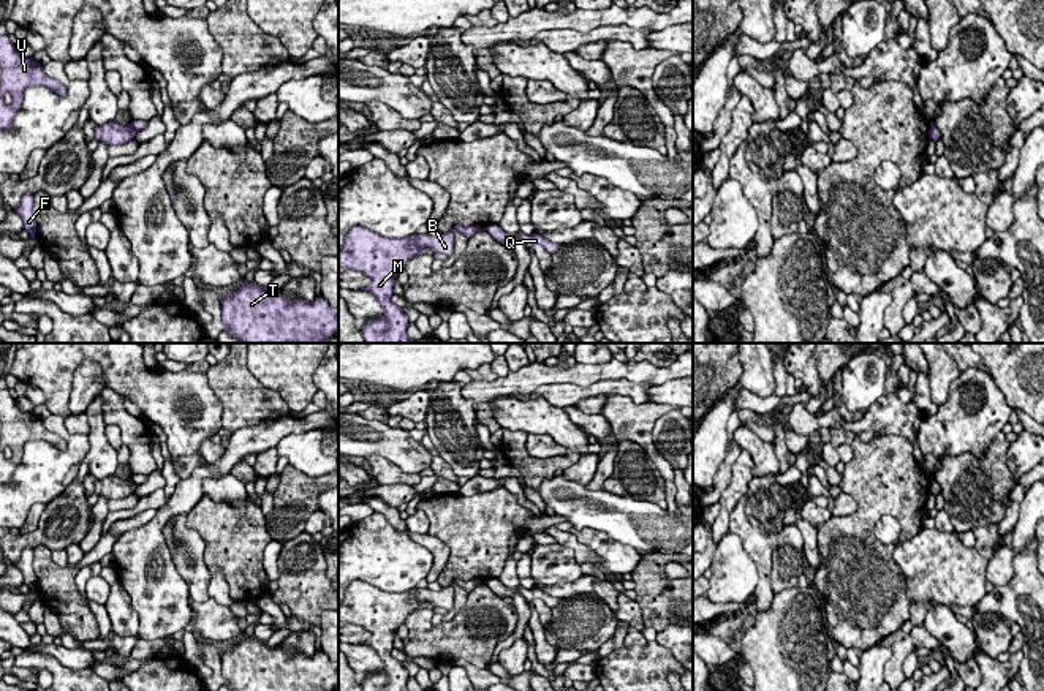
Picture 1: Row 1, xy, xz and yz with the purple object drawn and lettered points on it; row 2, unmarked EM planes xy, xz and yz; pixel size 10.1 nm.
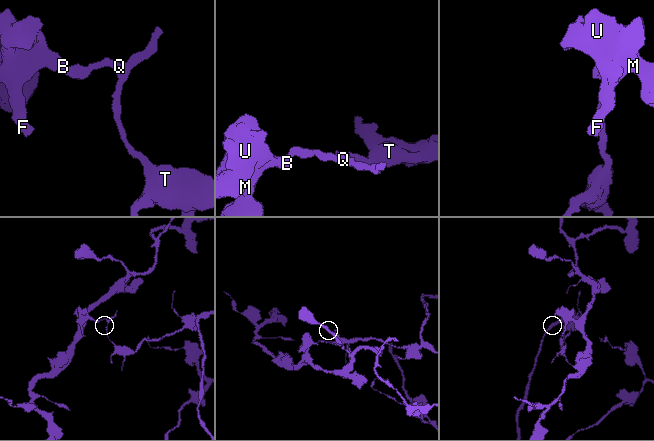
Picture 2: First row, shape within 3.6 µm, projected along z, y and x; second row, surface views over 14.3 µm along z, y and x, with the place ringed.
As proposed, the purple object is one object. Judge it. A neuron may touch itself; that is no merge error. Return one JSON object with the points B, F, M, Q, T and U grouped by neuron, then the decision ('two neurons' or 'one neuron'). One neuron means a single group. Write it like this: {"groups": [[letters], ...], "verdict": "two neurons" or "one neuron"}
{"groups": [["B", "F", "M", "U"], ["Q", "T"]], "verdict": "two neurons"}

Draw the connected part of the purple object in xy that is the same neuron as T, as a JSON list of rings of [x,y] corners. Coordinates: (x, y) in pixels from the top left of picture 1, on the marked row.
[[[245,281],[221,299],[225,332],[240,343],[327,343],[339,330],[339,310],[316,296],[313,302],[301,297],[289,304],[282,291],[272,294],[264,286]]]

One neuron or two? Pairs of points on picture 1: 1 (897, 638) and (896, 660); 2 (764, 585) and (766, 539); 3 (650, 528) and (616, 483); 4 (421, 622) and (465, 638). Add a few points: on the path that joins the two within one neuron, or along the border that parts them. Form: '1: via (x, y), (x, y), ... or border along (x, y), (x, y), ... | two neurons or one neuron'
1: via (897, 642), (897, 655) | one neuron
2: via (764, 574), (764, 551) | one neuron
3: border along (603, 489), (612, 494), (649, 500), (660, 508) | two neurons
4: via (432, 633), (437, 638), (454, 638) | one neuron

